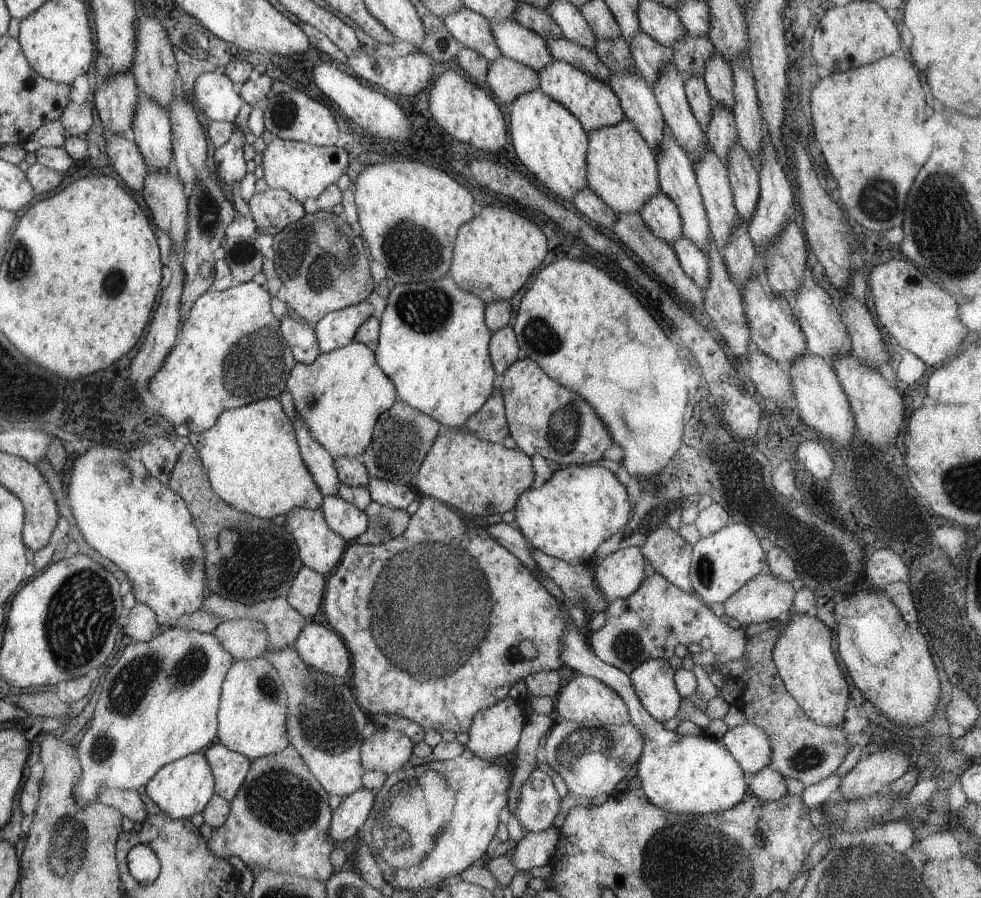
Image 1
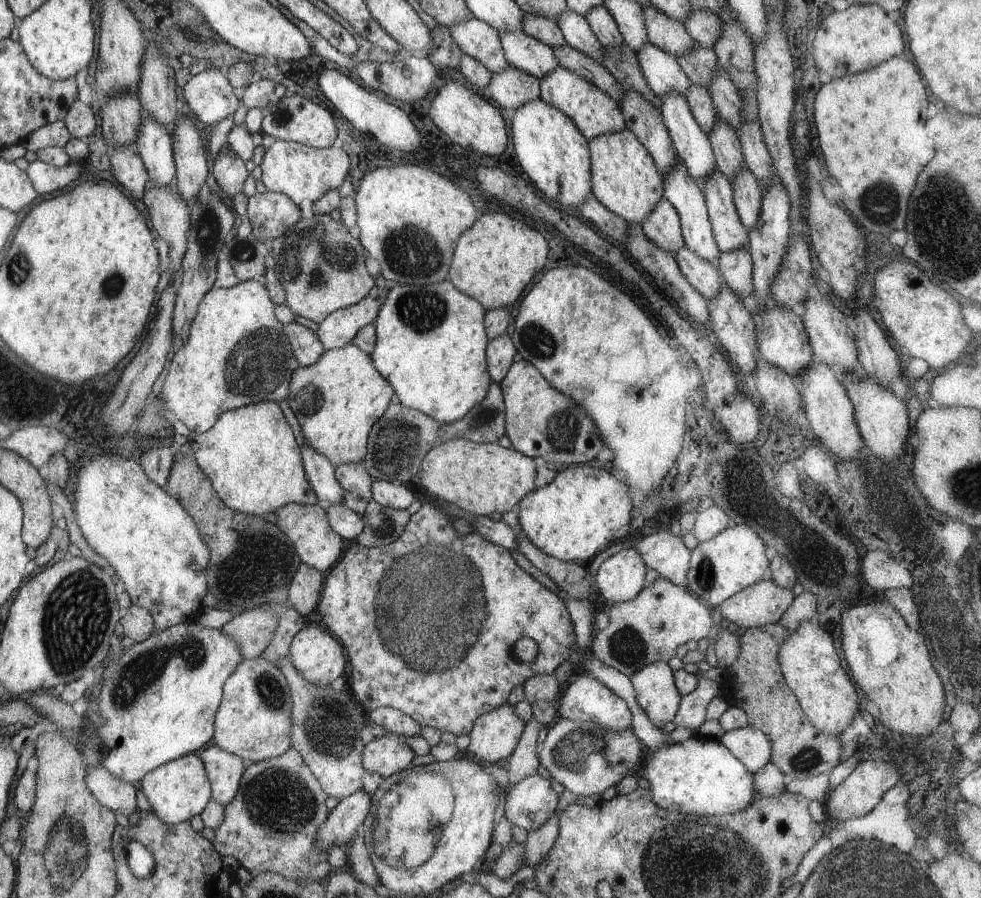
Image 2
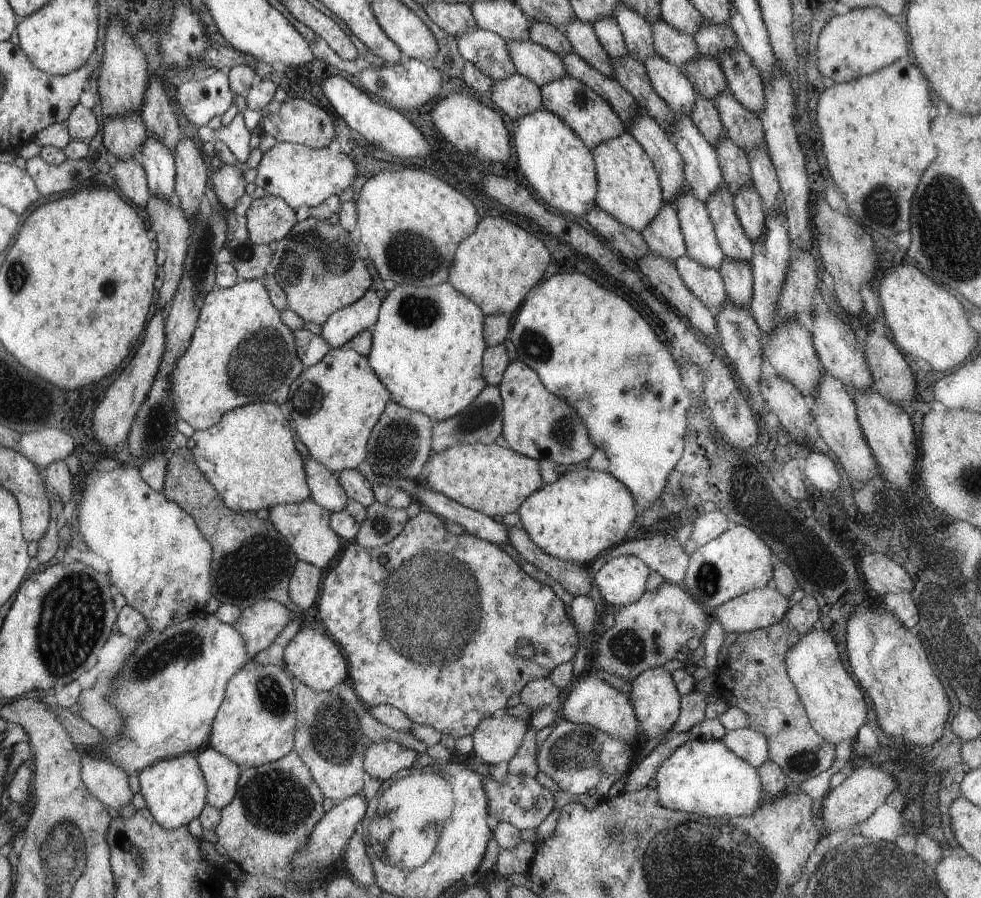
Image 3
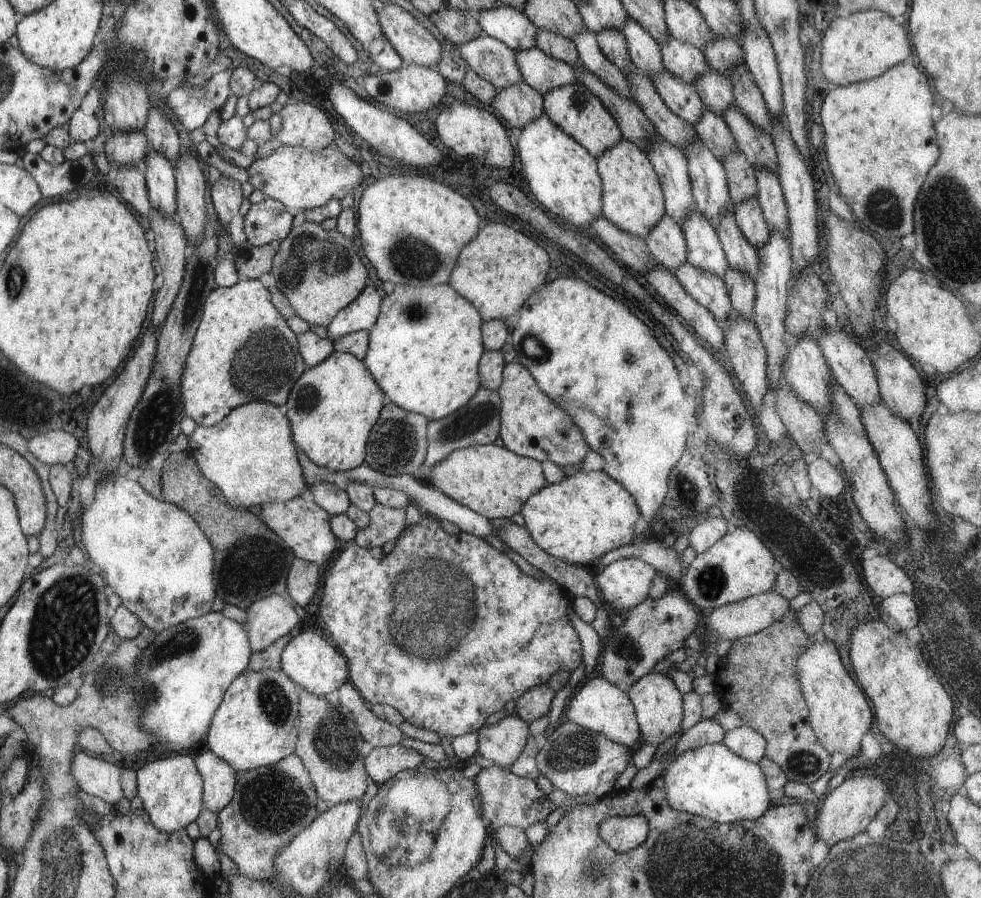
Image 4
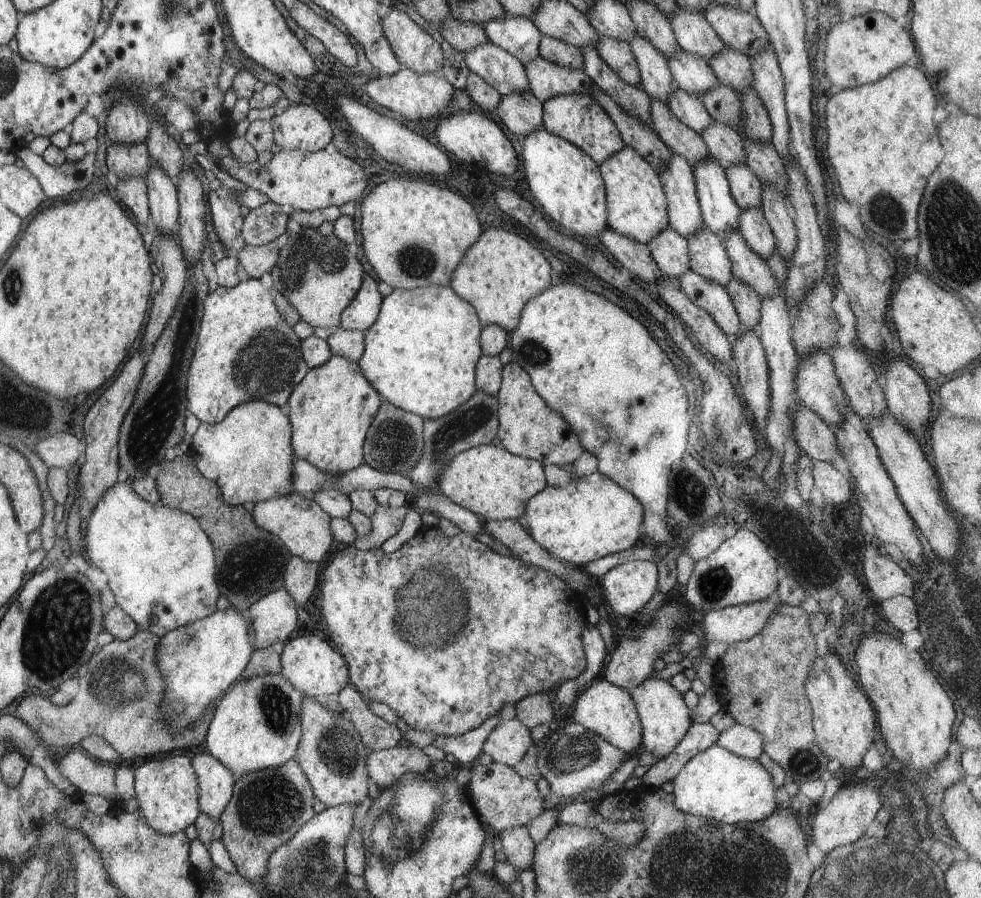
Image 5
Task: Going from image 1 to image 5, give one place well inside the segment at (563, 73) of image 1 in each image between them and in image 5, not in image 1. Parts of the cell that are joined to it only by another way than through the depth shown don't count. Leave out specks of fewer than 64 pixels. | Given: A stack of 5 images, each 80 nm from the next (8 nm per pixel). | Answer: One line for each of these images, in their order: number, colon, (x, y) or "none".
2: (593, 111)
3: (592, 119)
4: (573, 108)
5: (579, 119)

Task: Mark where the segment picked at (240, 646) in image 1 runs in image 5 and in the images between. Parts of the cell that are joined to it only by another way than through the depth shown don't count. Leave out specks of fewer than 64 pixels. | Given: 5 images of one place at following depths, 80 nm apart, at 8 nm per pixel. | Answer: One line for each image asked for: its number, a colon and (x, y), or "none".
2: (253, 630)
3: (260, 625)
4: (273, 617)
5: (274, 617)

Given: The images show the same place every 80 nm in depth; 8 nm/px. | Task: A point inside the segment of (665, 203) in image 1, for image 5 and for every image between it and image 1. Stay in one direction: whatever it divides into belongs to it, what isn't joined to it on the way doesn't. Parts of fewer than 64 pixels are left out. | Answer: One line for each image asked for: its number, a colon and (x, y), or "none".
2: (662, 225)
3: (663, 236)
4: (666, 243)
5: (670, 251)

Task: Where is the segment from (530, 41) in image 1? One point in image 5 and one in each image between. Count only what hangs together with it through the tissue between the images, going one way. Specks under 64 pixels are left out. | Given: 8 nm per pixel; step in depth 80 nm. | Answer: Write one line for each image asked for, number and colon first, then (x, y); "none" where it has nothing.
2: (528, 54)
3: (533, 61)
4: (540, 71)
5: (546, 80)

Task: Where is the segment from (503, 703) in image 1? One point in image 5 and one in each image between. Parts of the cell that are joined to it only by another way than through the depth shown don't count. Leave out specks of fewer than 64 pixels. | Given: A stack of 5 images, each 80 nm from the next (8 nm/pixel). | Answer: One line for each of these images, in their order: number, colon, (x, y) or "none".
2: (494, 736)
3: (496, 739)
4: (502, 742)
5: (508, 743)

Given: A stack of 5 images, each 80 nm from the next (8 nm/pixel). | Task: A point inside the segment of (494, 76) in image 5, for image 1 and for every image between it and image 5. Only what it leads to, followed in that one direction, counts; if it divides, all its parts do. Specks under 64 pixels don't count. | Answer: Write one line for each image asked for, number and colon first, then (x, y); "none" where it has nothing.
1: (474, 31)
2: (476, 38)
3: (487, 51)
4: (491, 59)

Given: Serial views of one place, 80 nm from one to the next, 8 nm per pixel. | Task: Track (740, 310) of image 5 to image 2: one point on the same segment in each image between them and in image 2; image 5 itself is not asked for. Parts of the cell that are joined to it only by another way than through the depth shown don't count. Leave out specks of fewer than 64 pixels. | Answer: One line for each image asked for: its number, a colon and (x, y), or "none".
2: (735, 267)
3: (737, 276)
4: (741, 288)

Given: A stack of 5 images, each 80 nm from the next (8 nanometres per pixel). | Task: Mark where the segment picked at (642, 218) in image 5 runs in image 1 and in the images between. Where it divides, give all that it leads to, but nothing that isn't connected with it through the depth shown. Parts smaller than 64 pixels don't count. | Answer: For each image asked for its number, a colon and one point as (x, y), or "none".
1: (622, 170)
2: (623, 175)
3: (629, 190)
4: (633, 200)

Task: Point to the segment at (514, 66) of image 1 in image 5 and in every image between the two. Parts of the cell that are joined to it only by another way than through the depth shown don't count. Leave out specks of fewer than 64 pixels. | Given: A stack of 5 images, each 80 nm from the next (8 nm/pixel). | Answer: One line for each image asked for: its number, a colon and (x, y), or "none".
2: (511, 88)
3: (516, 96)
4: (520, 104)
5: (522, 113)

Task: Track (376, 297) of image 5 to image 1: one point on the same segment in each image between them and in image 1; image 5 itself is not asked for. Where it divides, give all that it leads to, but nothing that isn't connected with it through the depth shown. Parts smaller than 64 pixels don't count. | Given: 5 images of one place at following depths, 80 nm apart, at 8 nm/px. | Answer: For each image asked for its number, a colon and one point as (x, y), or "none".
1: (338, 329)
2: (338, 329)
3: (344, 323)
4: (361, 314)

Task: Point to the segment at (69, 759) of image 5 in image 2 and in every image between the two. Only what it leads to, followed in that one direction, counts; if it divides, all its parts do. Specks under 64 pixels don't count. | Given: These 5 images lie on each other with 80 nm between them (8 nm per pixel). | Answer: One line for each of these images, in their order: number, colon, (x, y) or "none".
2: (119, 796)
3: (109, 784)
4: (95, 776)

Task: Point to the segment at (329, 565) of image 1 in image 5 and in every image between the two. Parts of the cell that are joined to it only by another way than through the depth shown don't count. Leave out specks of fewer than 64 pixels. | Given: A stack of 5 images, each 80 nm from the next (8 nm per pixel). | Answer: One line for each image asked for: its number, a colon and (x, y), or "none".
2: (308, 527)
3: (306, 526)
4: (303, 525)
5: (301, 524)

